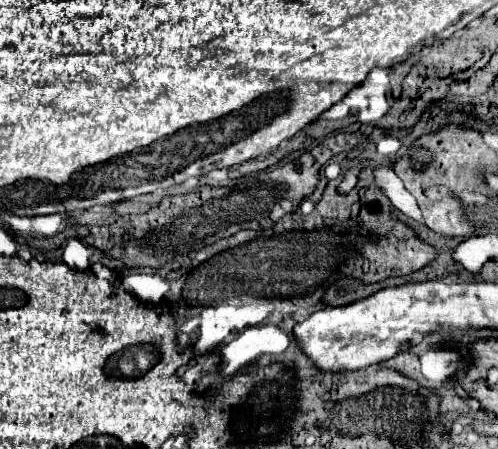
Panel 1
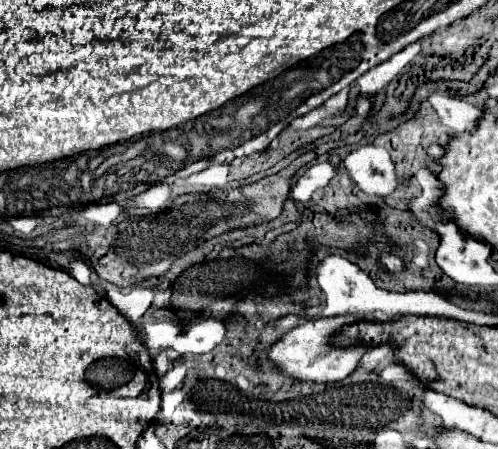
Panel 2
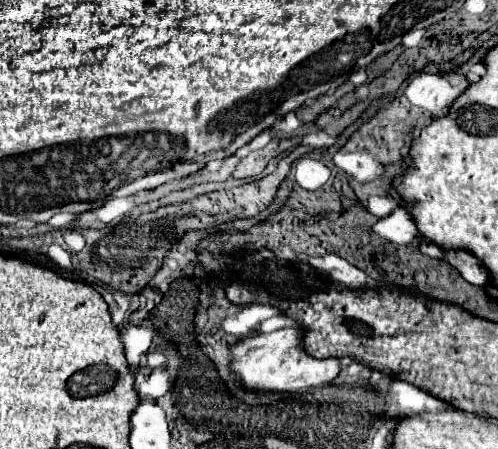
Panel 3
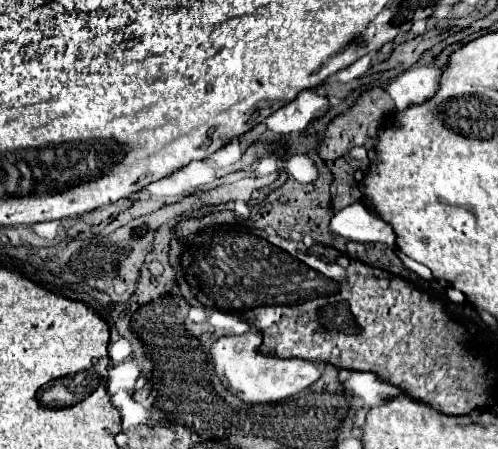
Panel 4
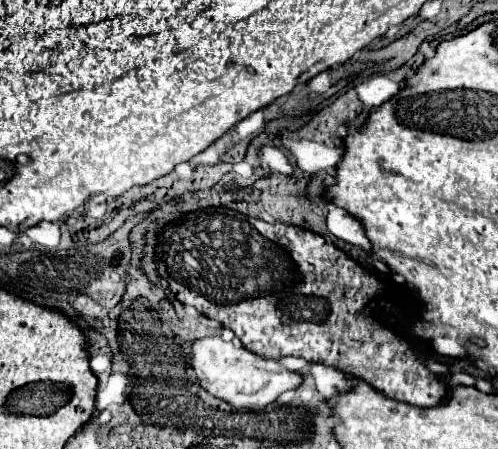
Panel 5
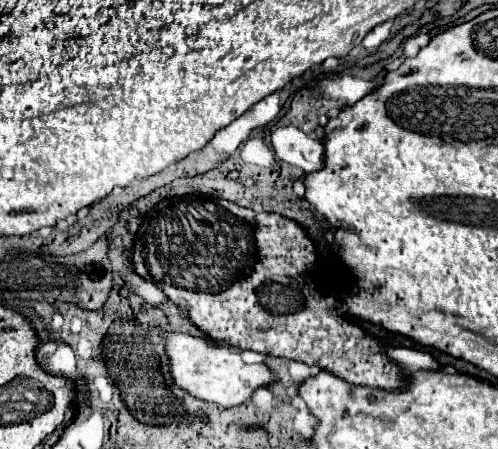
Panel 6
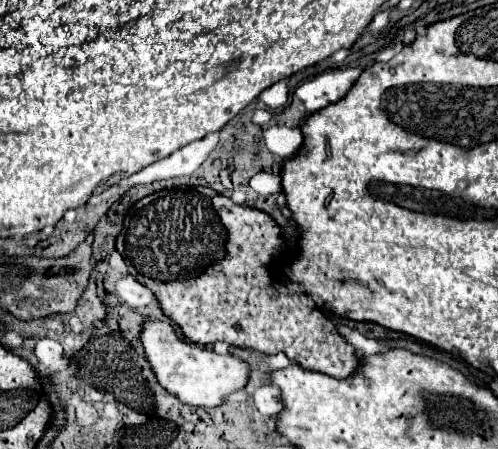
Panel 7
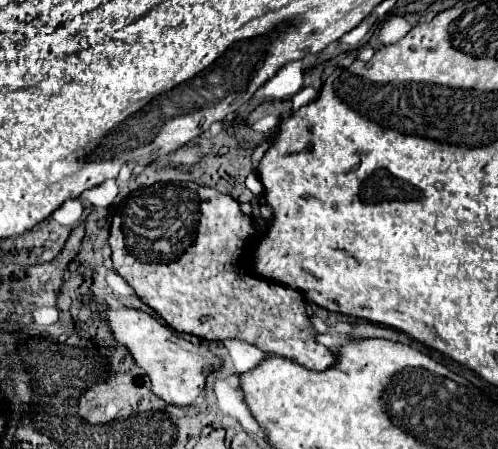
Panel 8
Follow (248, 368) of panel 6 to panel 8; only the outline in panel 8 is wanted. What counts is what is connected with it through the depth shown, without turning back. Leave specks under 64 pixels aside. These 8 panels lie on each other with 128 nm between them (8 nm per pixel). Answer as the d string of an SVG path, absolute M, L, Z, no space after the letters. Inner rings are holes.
M102 308L100 316L110 324L114 338L128 346L130 354L134 356L136 364L146 370L152 392L166 400L168 404L176 406L190 406L196 404L204 392L208 374L222 368L222 360L214 356L206 346L196 346L186 340L182 334L172 332L172 328L154 316L134 310L134 308Z

